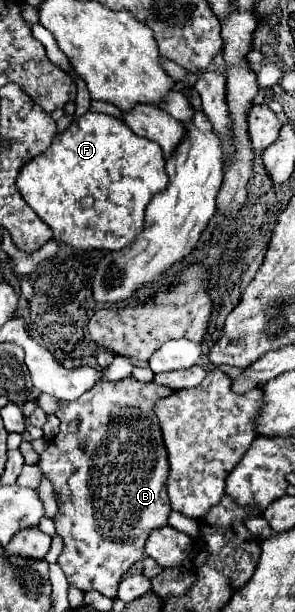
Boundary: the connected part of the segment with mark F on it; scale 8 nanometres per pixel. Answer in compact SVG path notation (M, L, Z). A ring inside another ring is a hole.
M86 112L56 136L44 154L24 164L16 186L26 204L52 228L56 240L80 250L122 250L142 232L144 212L152 196L168 186L168 176L164 174L162 148L156 142L136 136L114 116ZM84 198L92 198L92 206L82 206Z

